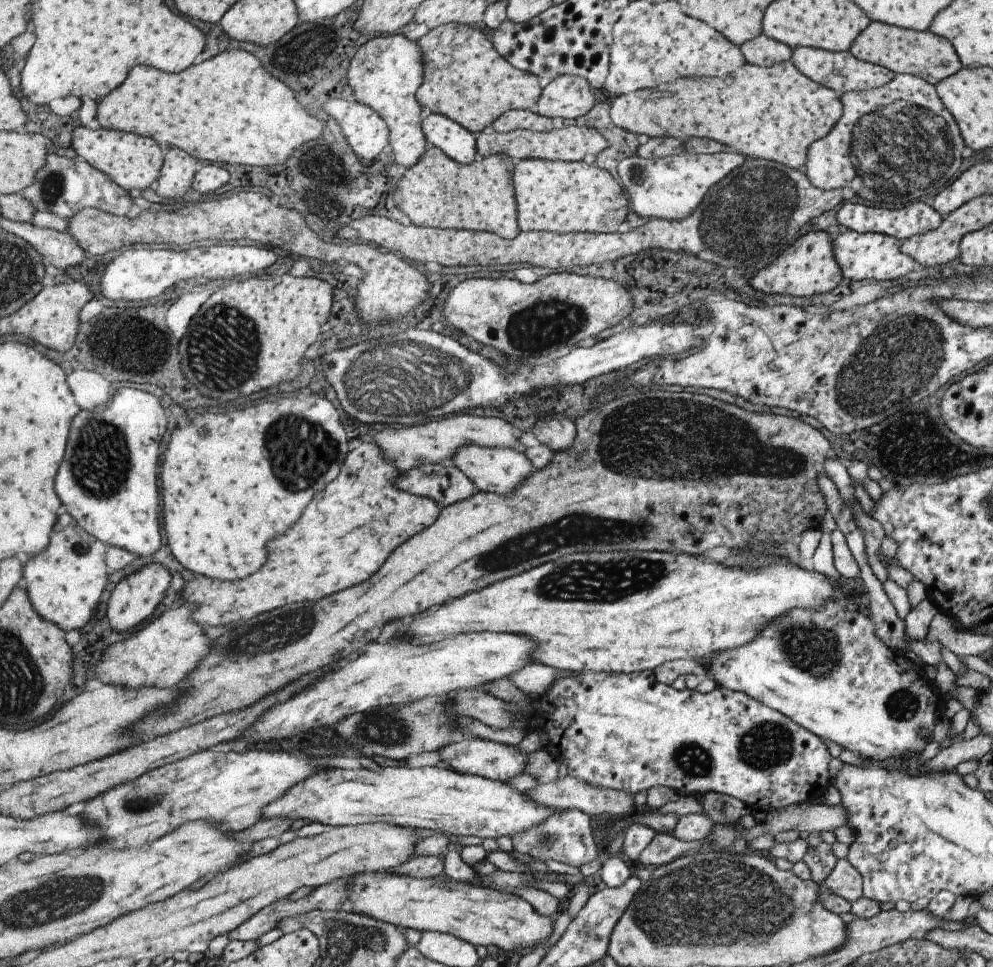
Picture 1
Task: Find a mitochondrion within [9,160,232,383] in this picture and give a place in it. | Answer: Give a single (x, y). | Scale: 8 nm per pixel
(52, 186)

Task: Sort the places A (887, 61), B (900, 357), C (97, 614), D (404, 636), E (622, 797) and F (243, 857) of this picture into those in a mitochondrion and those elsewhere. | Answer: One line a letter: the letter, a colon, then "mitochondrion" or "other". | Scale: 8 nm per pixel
A: other
B: mitochondrion
C: other
D: other
E: other
F: other

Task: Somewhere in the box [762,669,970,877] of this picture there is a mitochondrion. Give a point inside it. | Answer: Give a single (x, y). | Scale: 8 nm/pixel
(901, 705)

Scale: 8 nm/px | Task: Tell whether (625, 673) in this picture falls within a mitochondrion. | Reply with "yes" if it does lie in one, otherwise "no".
no

